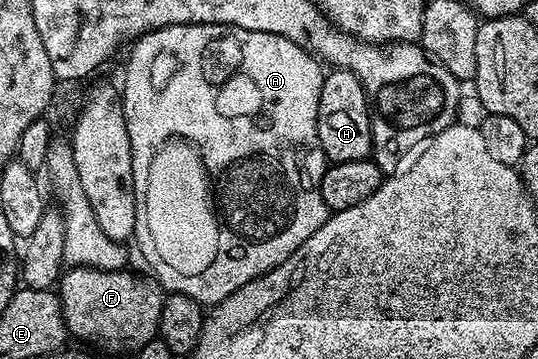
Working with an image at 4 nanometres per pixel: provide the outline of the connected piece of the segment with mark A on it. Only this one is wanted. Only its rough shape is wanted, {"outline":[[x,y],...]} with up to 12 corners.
{"outline":[[216,23],[139,36],[147,215],[214,305],[325,225],[325,71]]}

